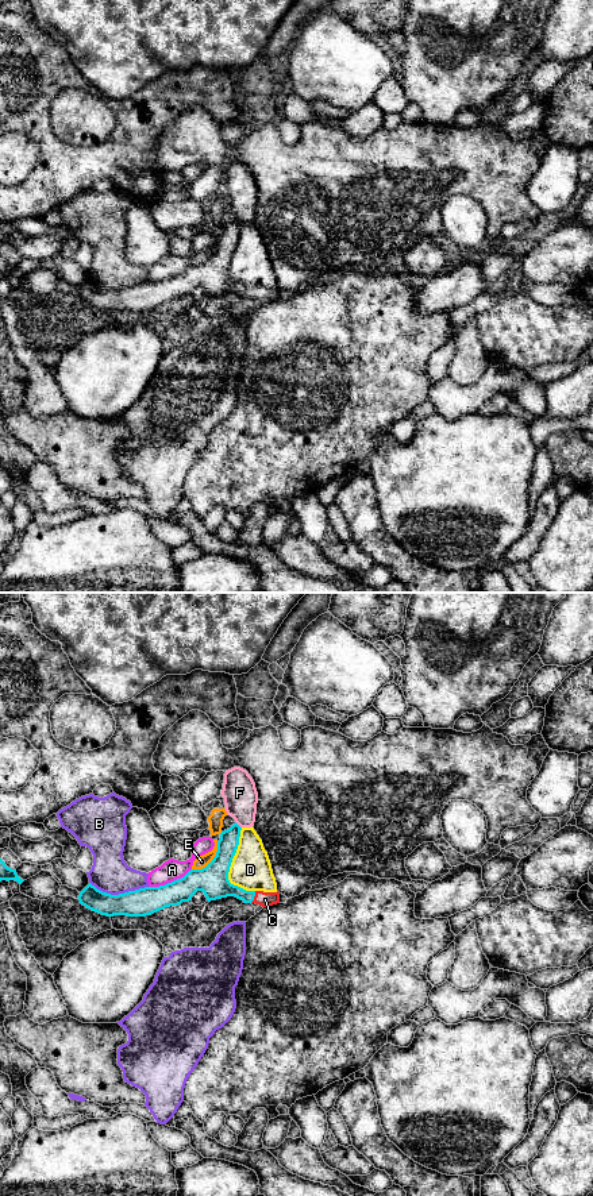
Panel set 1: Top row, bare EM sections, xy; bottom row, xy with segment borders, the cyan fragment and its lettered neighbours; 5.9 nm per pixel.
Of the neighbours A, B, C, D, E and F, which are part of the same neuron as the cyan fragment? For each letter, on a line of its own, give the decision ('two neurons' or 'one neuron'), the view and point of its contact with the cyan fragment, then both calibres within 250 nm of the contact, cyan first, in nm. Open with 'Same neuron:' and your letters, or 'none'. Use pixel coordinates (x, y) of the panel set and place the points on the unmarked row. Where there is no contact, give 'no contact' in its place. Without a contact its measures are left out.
Same neuron: C
A: two neurons; meets cyan in xy at (169, 278); 170 nm thick on the cyan side, 130 nm on the other
B: two neurons; meets cyan in xy at (119, 289); 170 nm thick on the cyan side, 220 nm on the other
C: one neuron; meets cyan in xy at (254, 290); 170 nm thick on the cyan side, 90 nm on the other
D: two neurons; meets cyan in xy at (230, 261); 180 nm thick on the cyan side, 240 nm on the other
E: two neurons; meets cyan in xy at (212, 255); 180 nm thick on the cyan side, 70 nm on the other
F: two neurons; meets cyan in xy at (238, 220); 120 nm thick on the cyan side, 200 nm on the other

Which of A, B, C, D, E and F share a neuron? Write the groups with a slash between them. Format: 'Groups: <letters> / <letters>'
Groups: A / B E / C / D / F

